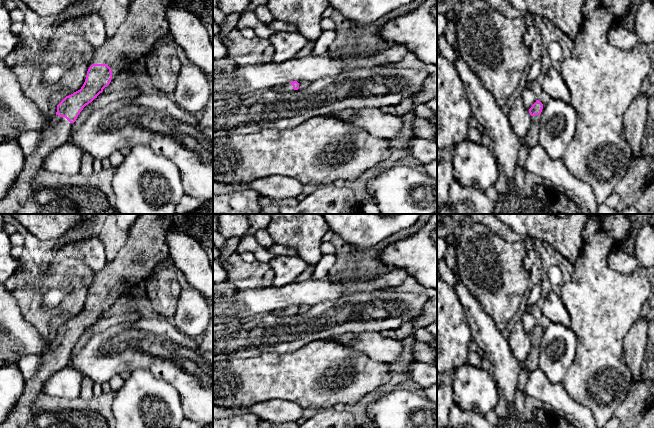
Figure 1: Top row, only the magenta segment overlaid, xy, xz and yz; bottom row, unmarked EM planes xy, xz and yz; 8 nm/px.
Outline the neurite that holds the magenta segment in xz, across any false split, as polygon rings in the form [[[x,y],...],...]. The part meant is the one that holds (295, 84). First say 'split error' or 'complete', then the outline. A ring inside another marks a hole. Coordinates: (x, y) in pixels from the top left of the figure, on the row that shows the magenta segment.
split error; [[[291,81],[283,85],[279,85],[274,88],[278,92],[291,92],[299,89],[299,83],[297,81]]]

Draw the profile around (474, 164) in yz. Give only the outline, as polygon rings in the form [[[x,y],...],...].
[[[466,139],[455,147],[452,164],[454,180],[480,190],[493,187],[499,178],[499,164],[493,152],[482,143]]]

